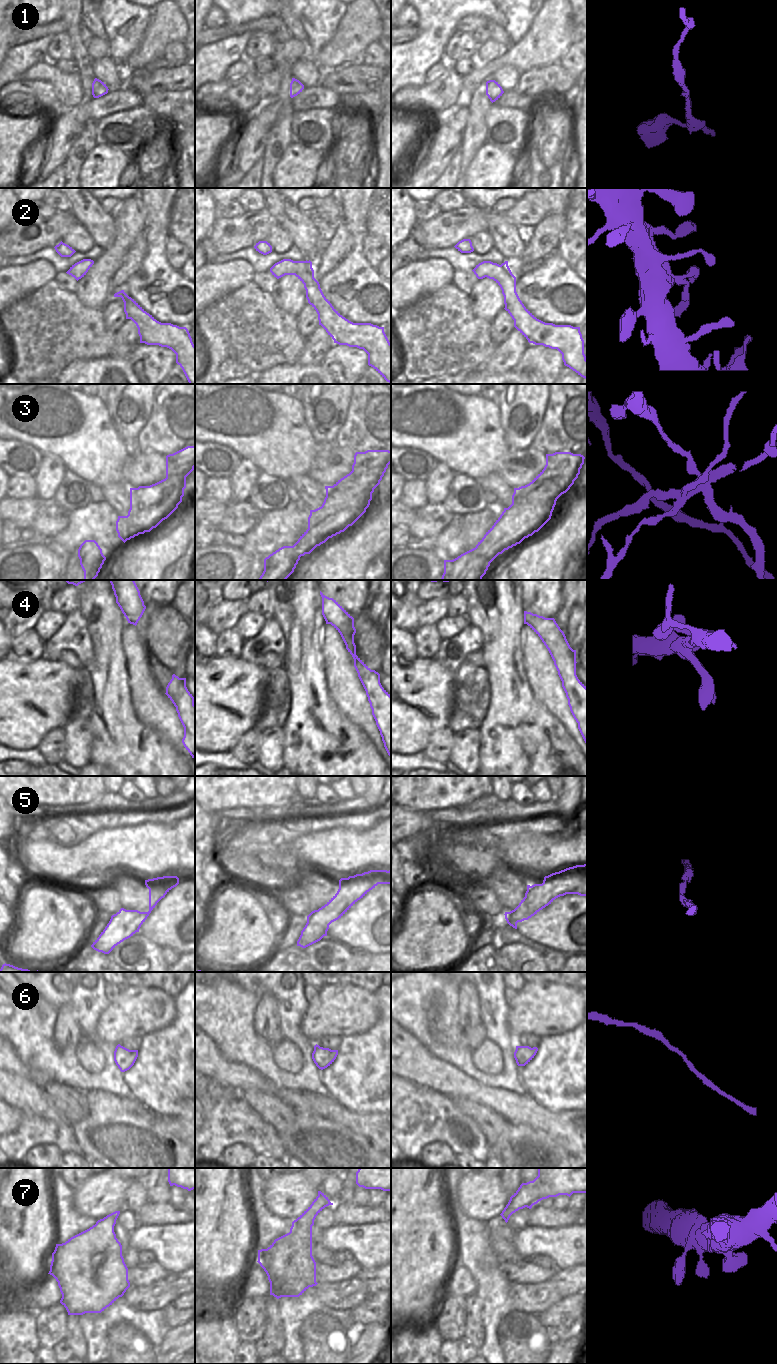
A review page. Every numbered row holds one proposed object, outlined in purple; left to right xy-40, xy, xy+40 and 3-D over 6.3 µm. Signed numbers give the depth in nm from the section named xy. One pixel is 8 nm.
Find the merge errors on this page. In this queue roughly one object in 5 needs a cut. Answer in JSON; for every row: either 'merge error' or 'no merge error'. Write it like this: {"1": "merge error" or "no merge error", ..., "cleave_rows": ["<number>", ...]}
{"1": "no merge error", "2": "no merge error", "3": "merge error", "4": "no merge error", "5": "no merge error", "6": "merge error", "7": "no merge error", "cleave_rows": ["3", "6"]}

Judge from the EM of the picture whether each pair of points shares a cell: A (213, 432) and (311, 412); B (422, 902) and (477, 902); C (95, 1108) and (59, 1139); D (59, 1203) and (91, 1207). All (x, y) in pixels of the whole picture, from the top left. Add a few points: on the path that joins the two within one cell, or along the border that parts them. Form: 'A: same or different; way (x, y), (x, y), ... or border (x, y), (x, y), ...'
A: different; border (300, 401), (303, 407), (305, 424), (312, 435)
B: different; border (456, 898), (463, 906)
C: different; border (70, 1125), (80, 1150)
D: different; border (73, 1189), (74, 1207), (83, 1214), (93, 1218)

